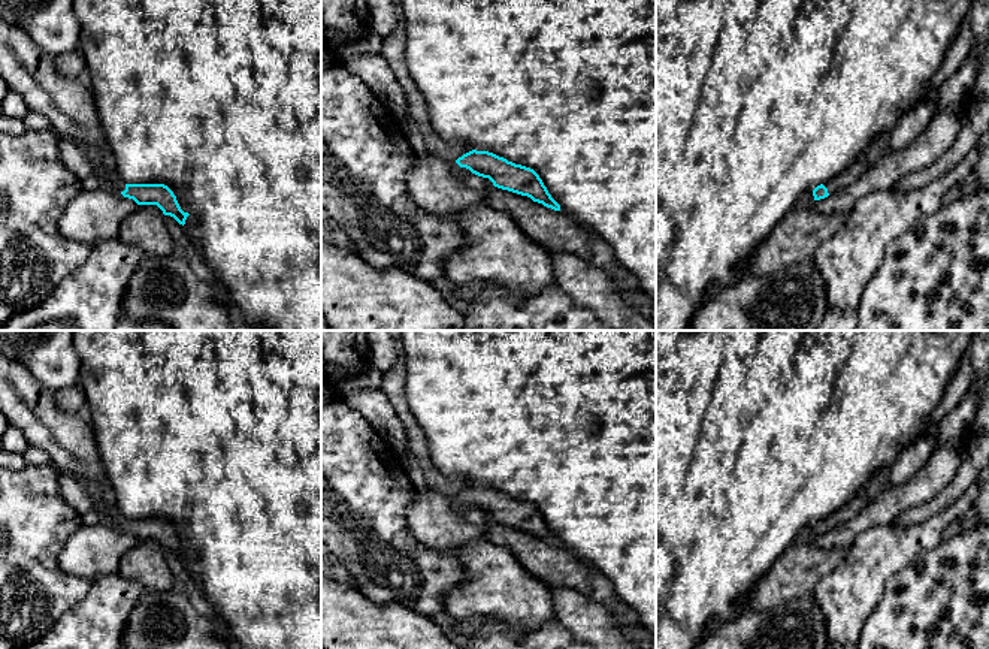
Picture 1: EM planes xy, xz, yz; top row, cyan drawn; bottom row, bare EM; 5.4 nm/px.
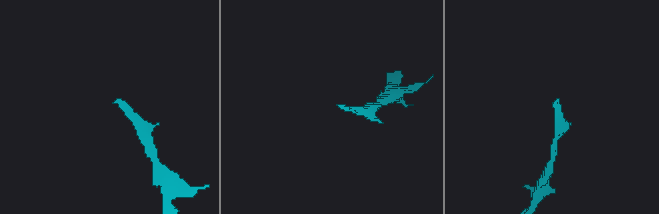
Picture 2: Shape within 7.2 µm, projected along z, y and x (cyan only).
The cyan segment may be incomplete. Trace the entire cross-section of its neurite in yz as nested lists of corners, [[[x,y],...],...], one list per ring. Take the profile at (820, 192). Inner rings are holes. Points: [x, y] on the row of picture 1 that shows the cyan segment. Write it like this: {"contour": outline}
{"contour": [[[887,133],[878,135],[869,147],[862,151],[849,166],[846,166],[837,176],[831,178],[825,184],[817,185],[813,190],[814,200],[828,197],[846,188],[856,181],[864,172],[875,164],[881,156],[887,151]]]}

